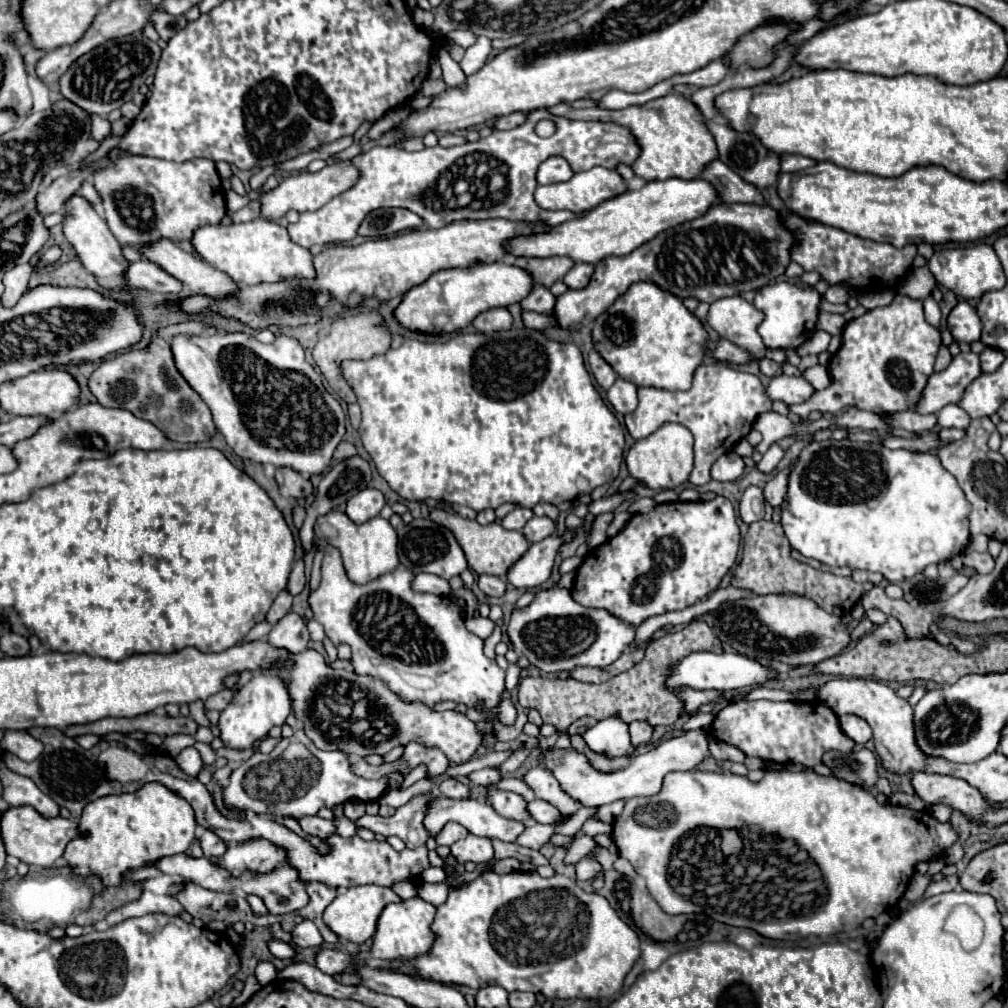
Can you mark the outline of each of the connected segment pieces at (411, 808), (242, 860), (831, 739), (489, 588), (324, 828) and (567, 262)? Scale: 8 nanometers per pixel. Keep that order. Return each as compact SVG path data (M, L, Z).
M418 794L408 804L400 806L394 816L382 818L382 816L362 816L354 820L358 828L372 830L374 834L382 836L398 836L406 842L406 848L414 850L424 846L428 840L428 832L422 826L424 812L428 808L428 802L434 798L434 794Z
M250 840L244 844L230 844L222 858L214 859L216 865L242 876L242 872L272 872L282 864L284 850L266 840Z
M734 702L716 714L712 736L740 748L746 756L774 760L778 764L798 762L804 766L816 766L828 750L850 752L854 748L854 742L840 730L836 714L822 702Z
M486 574L480 576L478 586L480 586L480 590L482 590L486 596L502 596L504 590L506 590L504 578L498 578L498 576L486 576Z
M304 816L298 820L304 834L306 836L322 836L322 838L328 838L328 836L334 836L336 834L336 824L334 820L324 820L320 816Z
M504 256L506 264L518 266L534 278L536 284L542 284L550 288L556 280L562 280L564 274L574 266L574 262L566 256L552 256L552 258L514 258L514 256Z

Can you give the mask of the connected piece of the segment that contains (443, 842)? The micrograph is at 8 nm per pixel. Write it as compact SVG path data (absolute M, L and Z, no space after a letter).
M448 822L442 830L440 830L440 834L436 836L436 842L440 844L440 846L452 846L454 842L458 842L458 840L462 840L462 838L466 838L468 836L468 830L464 828L464 826L460 826L458 822Z

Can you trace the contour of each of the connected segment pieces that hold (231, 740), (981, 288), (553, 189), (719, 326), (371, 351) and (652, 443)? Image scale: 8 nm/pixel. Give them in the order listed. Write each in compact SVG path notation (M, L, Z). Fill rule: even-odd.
M256 672L252 680L240 688L240 692L234 696L234 700L222 710L220 714L220 738L226 748L244 750L250 748L254 740L260 740L268 734L270 728L282 726L290 714L290 696L286 692L286 686L278 674L264 674Z
M976 242L962 248L938 248L928 260L928 268L938 280L938 284L942 284L944 288L952 290L956 296L966 300L982 298L986 292L1000 290L1006 284L1006 276L994 248L984 242Z
M594 166L590 170L574 174L568 182L538 186L534 198L536 198L538 206L544 208L544 210L570 210L574 214L582 214L582 212L588 212L588 210L596 208L598 204L606 202L608 198L624 194L626 190L628 190L628 186L616 170L610 170L610 168L604 168L604 166Z
M742 296L722 298L710 304L708 324L730 342L750 350L754 356L764 356L766 346L758 336L756 328L762 322L762 312L754 304L746 302Z
M354 314L354 316L342 316L336 318L330 332L316 344L312 356L320 372L324 374L326 382L332 386L332 390L348 404L356 402L356 396L342 376L342 360L368 360L372 356L378 356L390 348L390 334L382 328L382 320L376 314Z
M664 424L654 434L634 442L634 446L630 448L630 452L626 456L628 474L632 478L636 478L638 484L652 488L652 490L676 488L688 480L688 476L694 468L692 444L694 444L694 438L688 428L684 428L682 424Z

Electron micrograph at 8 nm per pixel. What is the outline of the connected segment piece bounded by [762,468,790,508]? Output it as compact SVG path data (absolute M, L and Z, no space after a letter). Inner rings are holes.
M790 468L778 472L770 482L766 482L766 486L764 486L764 490L762 490L762 492L764 492L764 502L766 502L766 504L770 504L770 506L776 508L776 506L780 506L780 504L784 502L788 470L790 470Z

